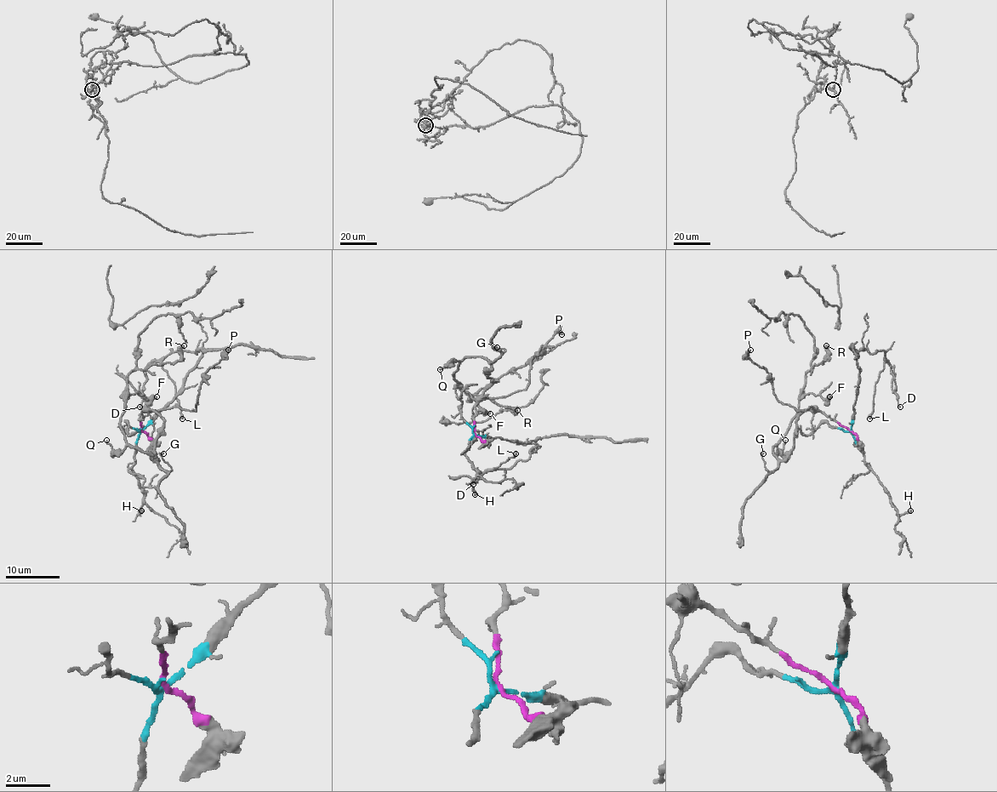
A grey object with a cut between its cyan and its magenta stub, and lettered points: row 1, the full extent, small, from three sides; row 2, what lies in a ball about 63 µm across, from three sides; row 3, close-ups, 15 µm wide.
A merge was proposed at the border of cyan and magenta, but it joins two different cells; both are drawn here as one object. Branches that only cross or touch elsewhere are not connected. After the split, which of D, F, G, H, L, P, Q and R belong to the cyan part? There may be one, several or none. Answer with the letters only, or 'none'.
D, H, L

